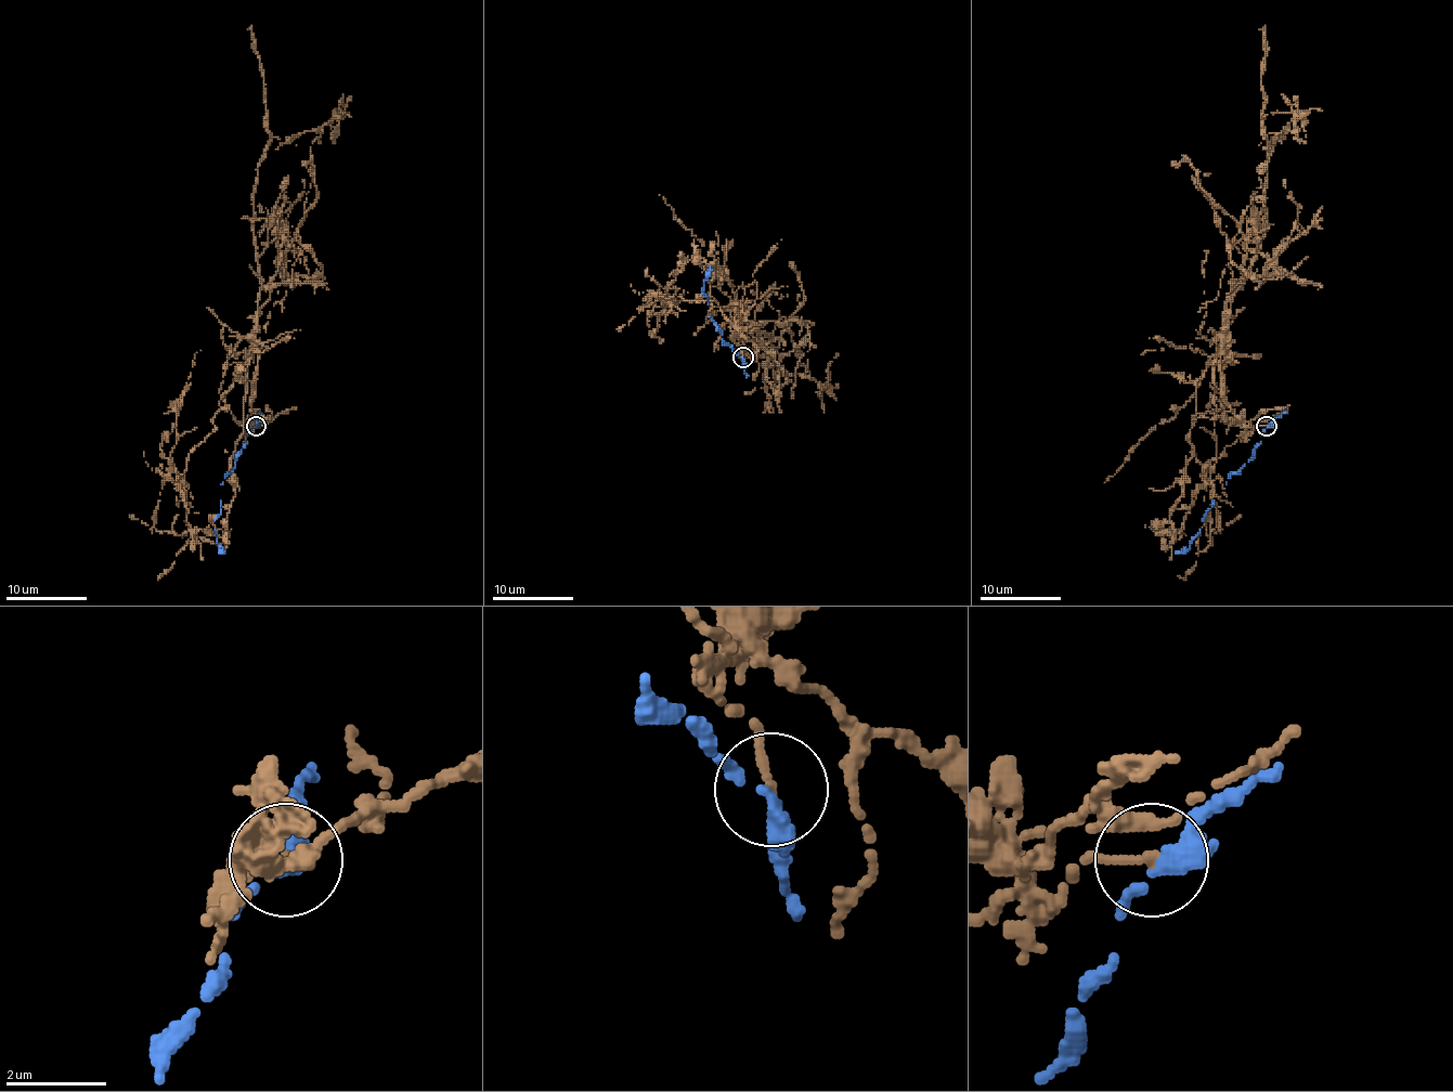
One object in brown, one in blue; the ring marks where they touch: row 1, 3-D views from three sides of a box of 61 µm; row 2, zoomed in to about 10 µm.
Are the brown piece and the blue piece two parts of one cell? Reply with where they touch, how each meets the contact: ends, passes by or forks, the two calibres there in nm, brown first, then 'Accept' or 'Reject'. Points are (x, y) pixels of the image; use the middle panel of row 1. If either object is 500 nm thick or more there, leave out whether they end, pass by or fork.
Place: (743, 356). At the ring brown ends. At the ring blue passes by. Thickness 200 nm (brown) against 320 nm. Reject

